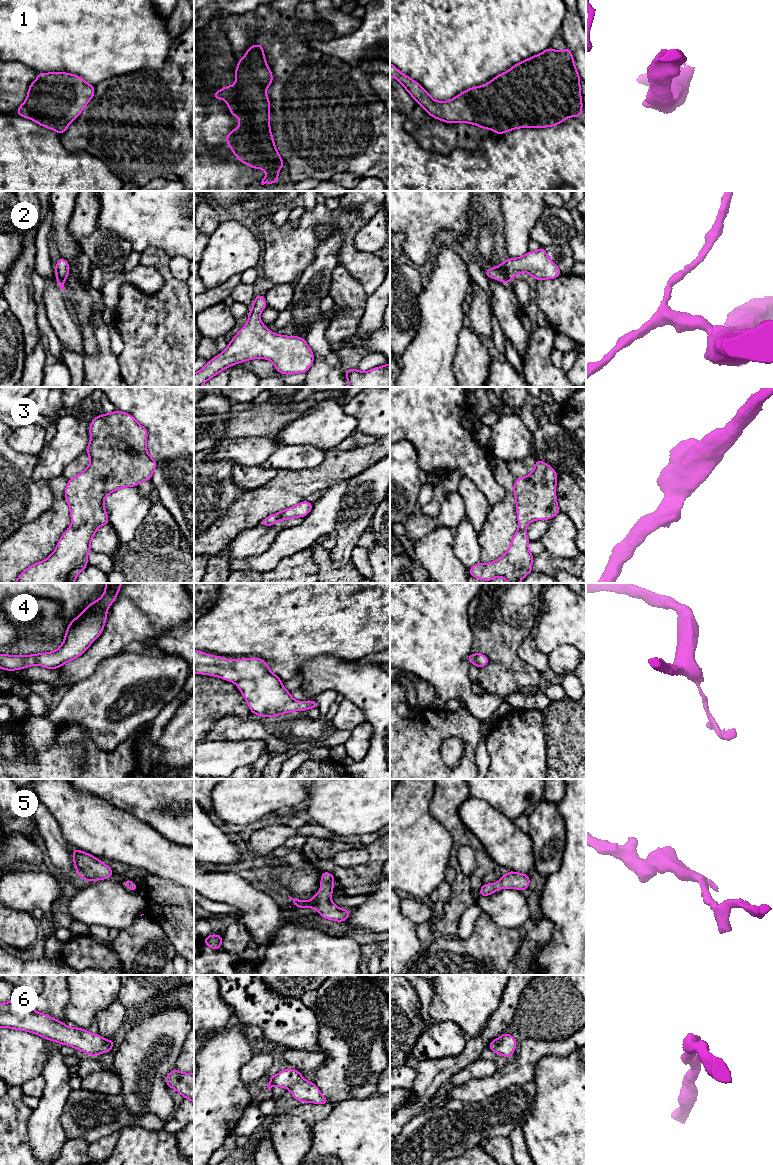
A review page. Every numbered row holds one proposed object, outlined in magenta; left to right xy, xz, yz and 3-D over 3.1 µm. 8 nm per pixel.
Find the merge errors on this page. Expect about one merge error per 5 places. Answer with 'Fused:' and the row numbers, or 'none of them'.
Fused: none of them

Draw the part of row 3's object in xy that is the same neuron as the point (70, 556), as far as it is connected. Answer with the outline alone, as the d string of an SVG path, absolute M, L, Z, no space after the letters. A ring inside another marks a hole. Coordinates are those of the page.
M115 410L95 416L89 433L91 440L85 453L90 456L90 464L82 473L69 479L65 488L72 525L62 534L55 551L47 559L22 571L14 583L74 583L79 573L89 565L90 541L97 529L110 525L104 498L120 488L136 487L142 481L152 479L157 463L146 449L148 432L131 414Z

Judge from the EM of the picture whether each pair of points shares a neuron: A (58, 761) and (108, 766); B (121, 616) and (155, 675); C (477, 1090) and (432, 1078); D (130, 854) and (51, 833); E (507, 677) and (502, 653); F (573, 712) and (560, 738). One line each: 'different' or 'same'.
A: different
B: different
C: different
D: different
E: same
F: same

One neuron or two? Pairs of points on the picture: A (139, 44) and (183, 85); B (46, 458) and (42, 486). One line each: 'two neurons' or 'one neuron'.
A: two neurons
B: two neurons

